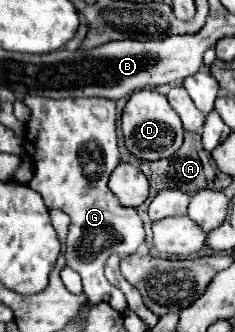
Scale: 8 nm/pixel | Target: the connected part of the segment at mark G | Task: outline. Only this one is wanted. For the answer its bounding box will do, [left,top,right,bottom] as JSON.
[24,96,144,312]

